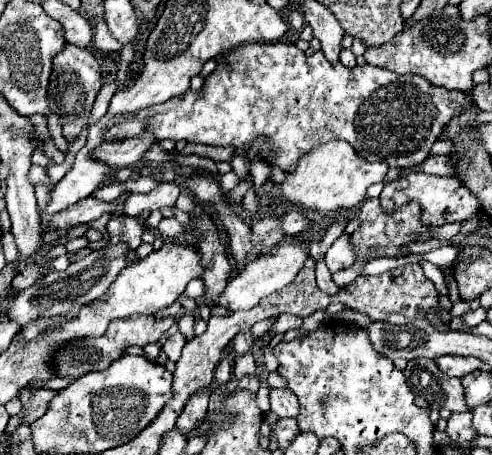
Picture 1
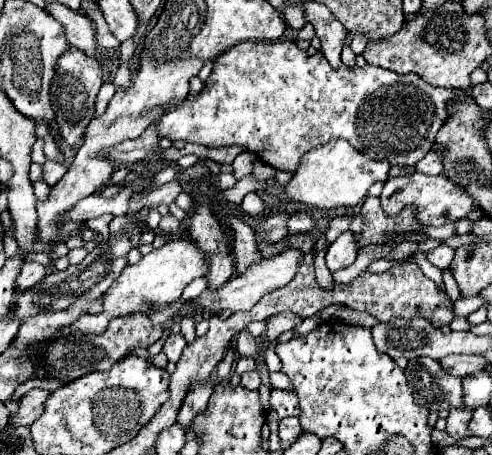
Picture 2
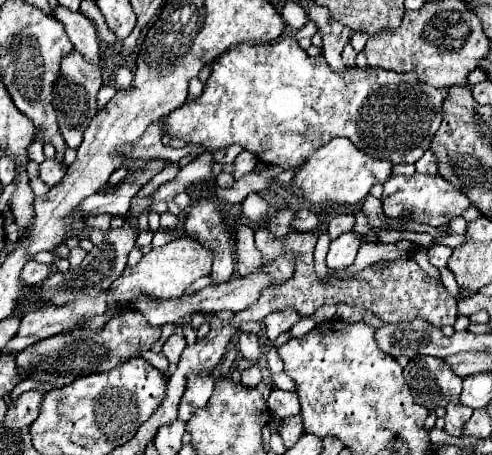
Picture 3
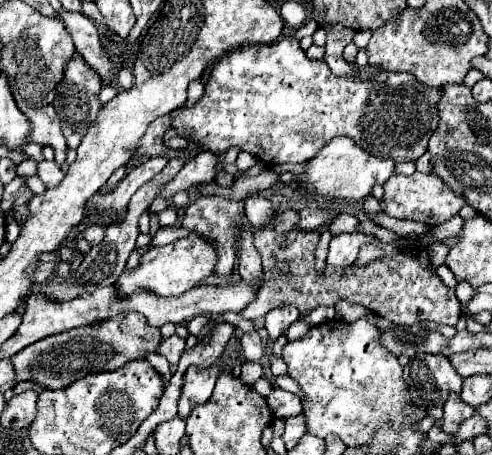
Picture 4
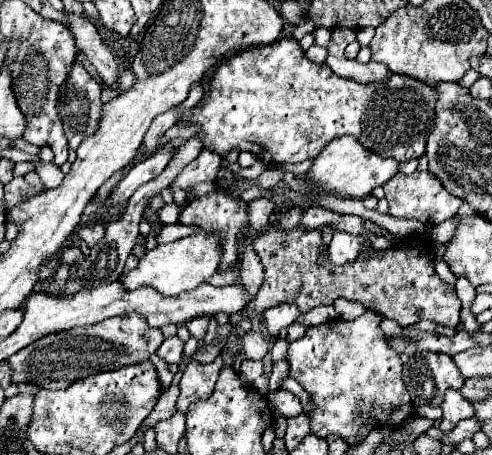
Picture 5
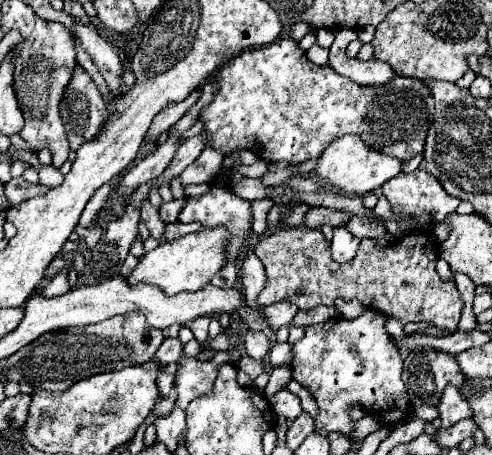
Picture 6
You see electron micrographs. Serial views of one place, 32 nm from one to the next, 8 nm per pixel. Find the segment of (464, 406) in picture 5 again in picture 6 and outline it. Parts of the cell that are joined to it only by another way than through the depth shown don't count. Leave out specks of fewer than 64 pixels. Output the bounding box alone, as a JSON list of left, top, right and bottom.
[438,386,472,428]

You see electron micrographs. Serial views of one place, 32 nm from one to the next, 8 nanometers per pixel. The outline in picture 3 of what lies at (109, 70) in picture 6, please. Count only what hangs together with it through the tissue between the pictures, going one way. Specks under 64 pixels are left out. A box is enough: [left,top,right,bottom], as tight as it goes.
[52,6,100,64]

